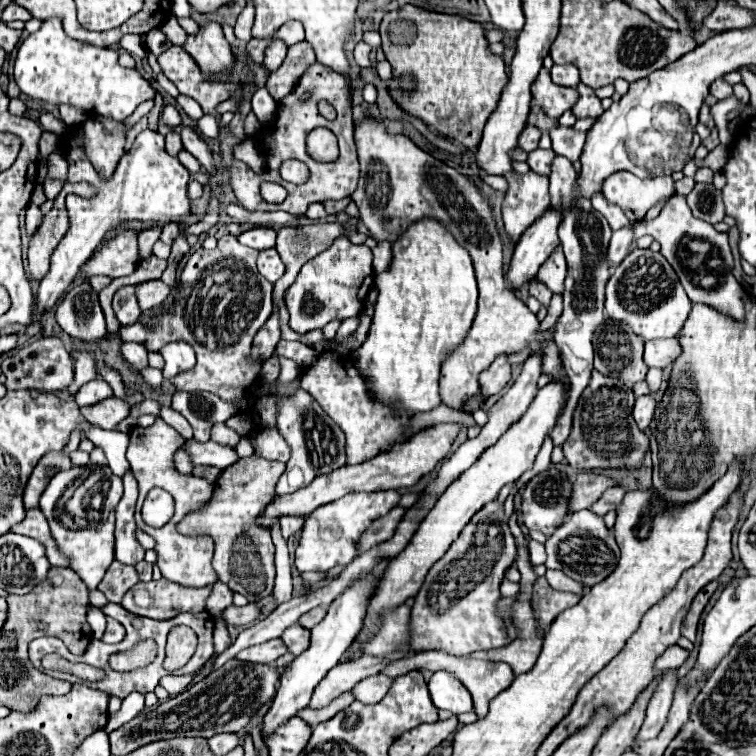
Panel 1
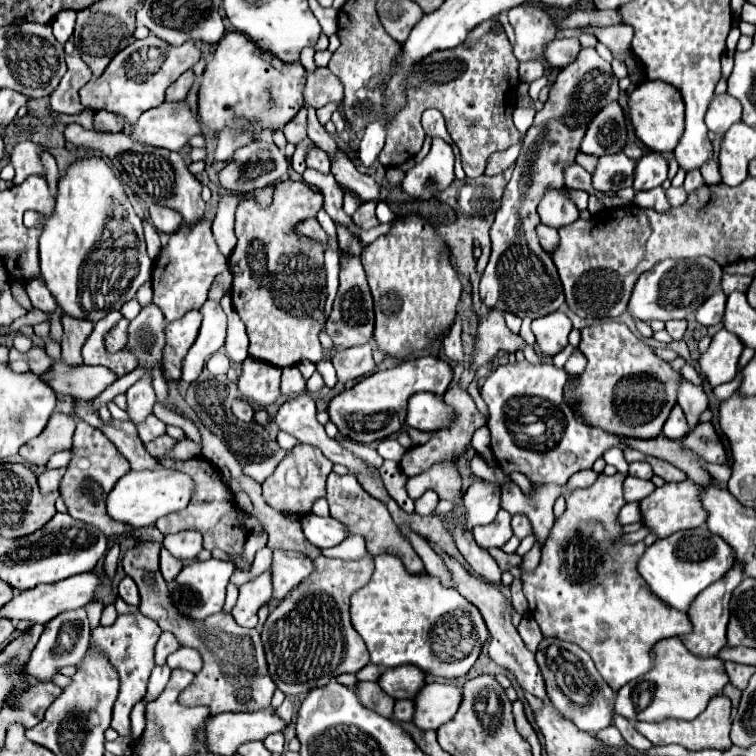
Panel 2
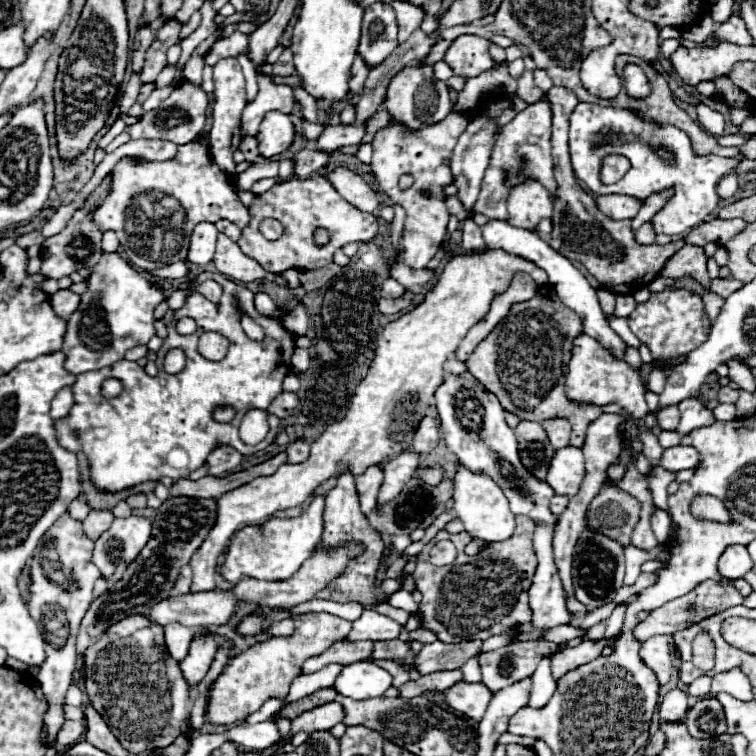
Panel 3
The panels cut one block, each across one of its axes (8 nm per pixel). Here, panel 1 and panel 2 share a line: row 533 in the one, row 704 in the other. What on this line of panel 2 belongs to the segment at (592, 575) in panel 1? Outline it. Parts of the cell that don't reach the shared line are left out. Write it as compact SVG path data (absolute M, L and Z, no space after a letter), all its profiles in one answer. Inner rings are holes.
M542 638L540 646L536 650L536 662L544 674L550 702L564 716L568 716L578 728L588 730L588 732L598 732L612 724L614 692L604 682L604 678L598 674L592 658L580 646L576 646L572 642L556 640L556 638ZM562 664L564 664L564 682L558 682L556 676L562 674Z

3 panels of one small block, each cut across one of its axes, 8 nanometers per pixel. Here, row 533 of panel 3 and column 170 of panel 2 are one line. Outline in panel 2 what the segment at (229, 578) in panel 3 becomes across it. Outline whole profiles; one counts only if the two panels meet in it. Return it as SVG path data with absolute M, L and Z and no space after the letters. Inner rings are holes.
M200 220L200 224L192 226L182 226L178 232L174 232L156 258L152 270L154 304L162 310L166 322L178 320L190 310L198 310L206 302L206 294L214 276L226 268L228 260L220 254L208 220Z

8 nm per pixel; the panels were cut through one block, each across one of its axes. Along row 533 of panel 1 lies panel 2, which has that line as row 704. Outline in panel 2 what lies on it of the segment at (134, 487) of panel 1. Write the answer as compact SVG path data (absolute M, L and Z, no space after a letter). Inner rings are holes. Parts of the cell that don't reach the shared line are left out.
M140 612L132 614L118 614L116 622L112 626L98 626L92 630L92 642L108 654L108 660L114 664L120 676L120 694L114 704L114 716L112 716L112 728L120 736L130 734L130 710L136 702L140 702L146 696L146 684L148 676L154 668L154 646L160 638L162 630L154 624L154 620L148 620Z

